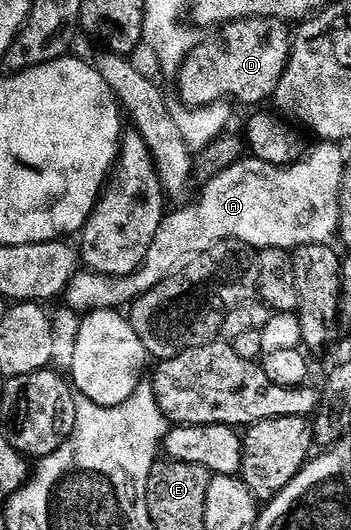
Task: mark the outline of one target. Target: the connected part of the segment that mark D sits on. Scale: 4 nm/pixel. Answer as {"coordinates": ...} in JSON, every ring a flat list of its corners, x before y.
{"coordinates":[[252,16,251,18,247,18,246,20,234,20,222,27,220,29,221,32,221,40,217,40,214,44,203,44,201,43,194,47,193,51,189,53,189,57,185,59,185,65,181,68,179,73,179,81,181,80,181,88,186,92,189,96,194,96,194,101,197,102,221,102,228,98,230,101,238,100,241,104,257,104,253,106,261,106,265,99,276,97,277,87,279,86,279,82,283,78,283,74,287,70,287,66,289,65,289,55,293,53,293,41,294,37,289,36,289,28,290,25,286,23,284,20,280,20,279,18,267,18,266,16]]}

